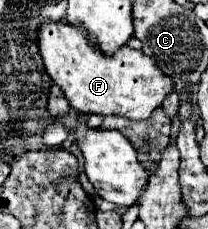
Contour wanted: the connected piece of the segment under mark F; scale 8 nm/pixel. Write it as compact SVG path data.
M44 20L36 34L46 74L62 88L70 106L82 114L116 114L132 120L146 120L172 88L172 80L164 76L160 68L156 68L156 62L148 60L142 50L122 46L116 54L108 56L88 42L90 38L82 24Z

